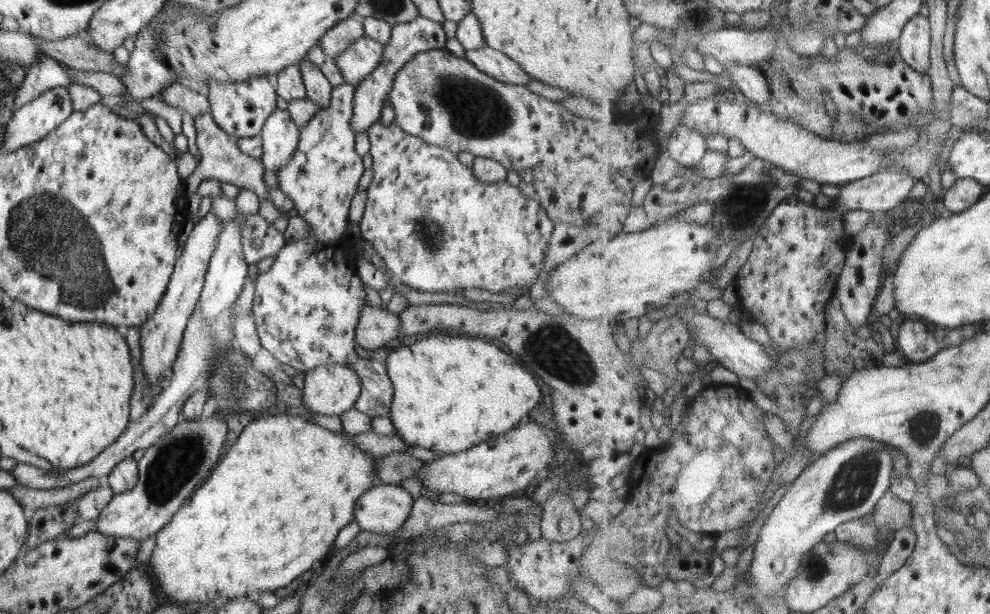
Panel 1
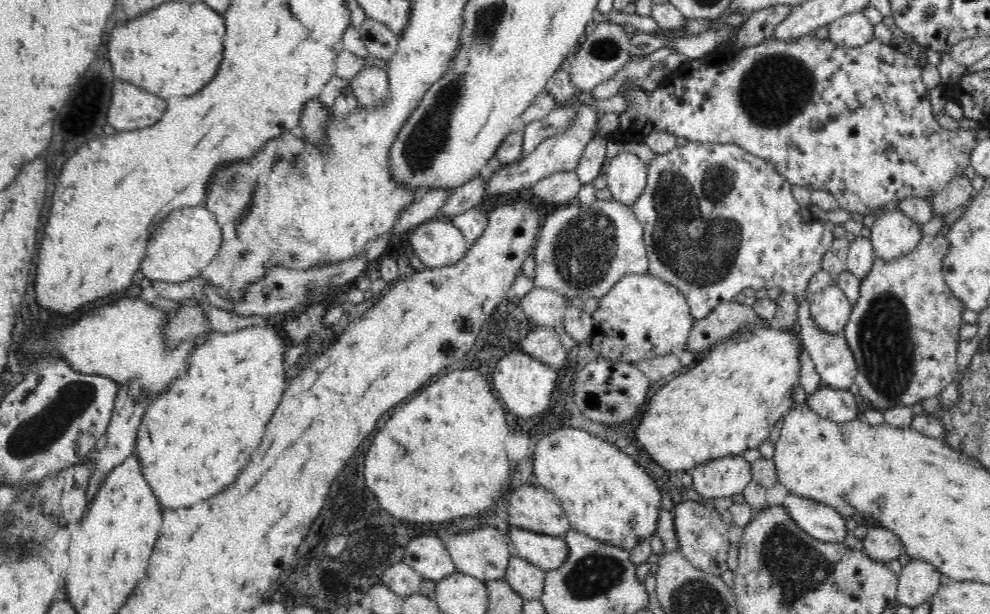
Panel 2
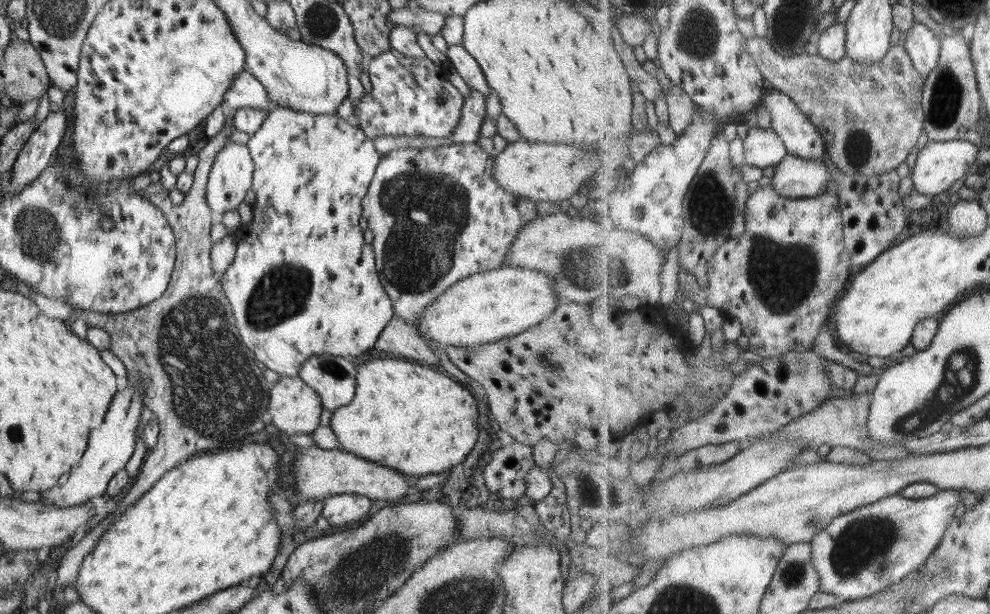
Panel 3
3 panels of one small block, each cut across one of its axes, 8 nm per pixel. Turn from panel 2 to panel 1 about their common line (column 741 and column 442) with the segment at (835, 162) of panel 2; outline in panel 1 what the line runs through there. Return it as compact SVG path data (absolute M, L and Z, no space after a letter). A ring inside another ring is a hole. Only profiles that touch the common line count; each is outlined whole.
M446 49L420 52L414 55L410 61L404 63L404 66L396 73L393 86L387 94L387 98L388 101L390 101L390 105L392 105L392 109L394 109L394 113L396 113L394 122L400 125L400 128L412 137L420 137L428 144L446 148L456 154L466 150L475 157L486 157L495 160L502 164L506 170L514 170L514 172L517 172L522 181L534 186L537 194L536 200L542 205L542 209L546 209L548 217L555 223L572 223L578 227L594 226L596 228L604 228L607 234L612 236L621 234L625 230L627 220L636 207L634 205L634 190L636 190L638 182L640 182L642 178L652 178L656 171L653 167L659 166L663 160L662 153L658 147L656 115L652 115L654 120L644 126L632 120L634 107L631 103L623 106L621 110L615 111L593 112L580 107L575 114L572 114L572 112L568 112L559 101L552 101L540 96L532 92L526 85L496 80L496 78L488 76L486 72L478 70L468 59L457 57Z

